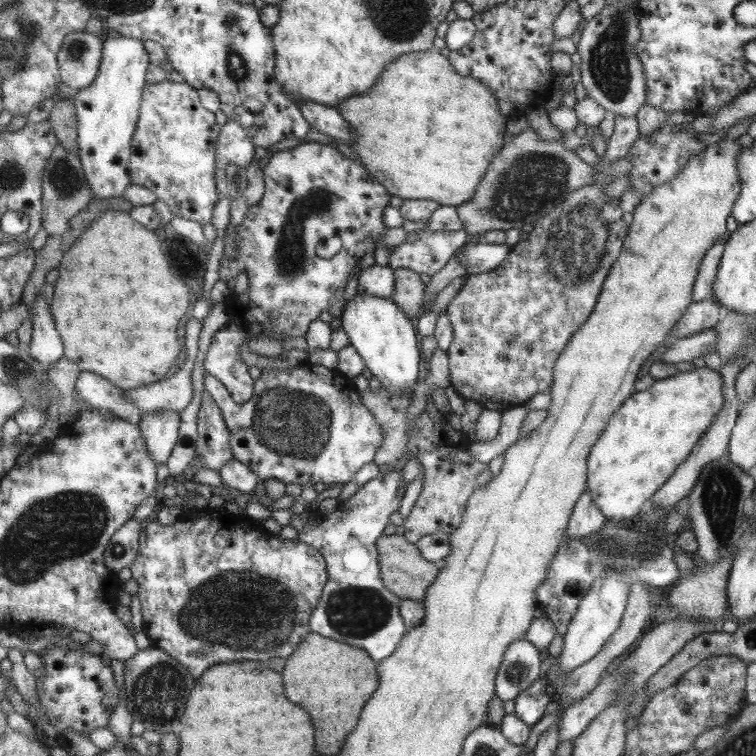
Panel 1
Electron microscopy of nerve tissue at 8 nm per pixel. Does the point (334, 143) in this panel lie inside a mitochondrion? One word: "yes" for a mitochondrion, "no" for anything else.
no

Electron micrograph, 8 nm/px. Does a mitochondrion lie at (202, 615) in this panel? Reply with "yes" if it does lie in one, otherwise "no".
yes

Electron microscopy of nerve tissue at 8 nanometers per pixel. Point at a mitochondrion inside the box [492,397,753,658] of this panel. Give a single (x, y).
(722, 492)

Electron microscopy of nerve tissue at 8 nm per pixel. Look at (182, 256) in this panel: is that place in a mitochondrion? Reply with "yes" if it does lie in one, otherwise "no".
yes

